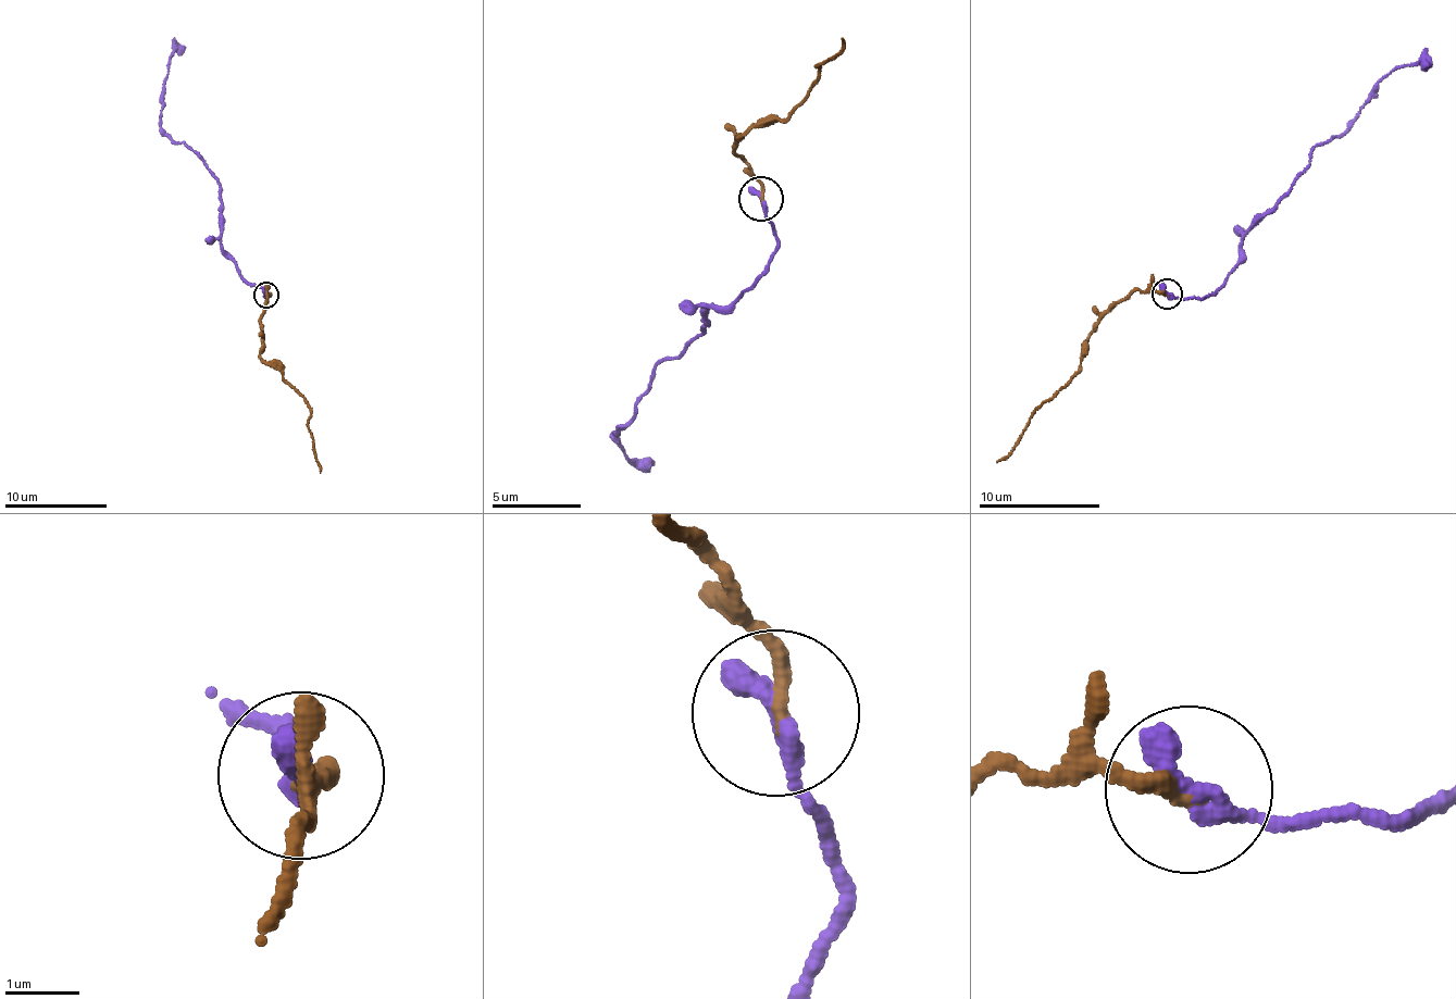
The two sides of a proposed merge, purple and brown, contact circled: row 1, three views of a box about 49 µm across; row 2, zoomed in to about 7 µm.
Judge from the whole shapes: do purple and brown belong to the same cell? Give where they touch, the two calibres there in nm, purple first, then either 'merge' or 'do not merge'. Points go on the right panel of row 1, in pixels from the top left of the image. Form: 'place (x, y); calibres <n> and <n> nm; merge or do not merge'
place (1167, 294); calibres 400 and 200 nm; merge

